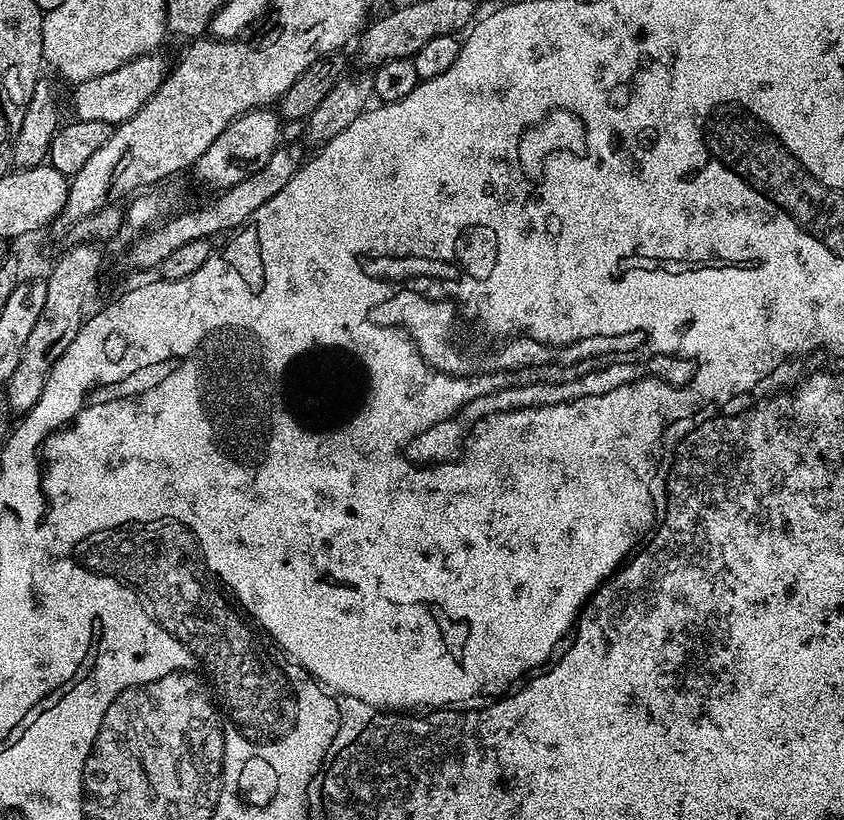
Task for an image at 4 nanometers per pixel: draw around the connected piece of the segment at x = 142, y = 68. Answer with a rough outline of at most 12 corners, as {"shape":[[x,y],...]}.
{"shape":[[136,56],[72,88],[75,119],[115,126],[162,86],[169,61]]}

